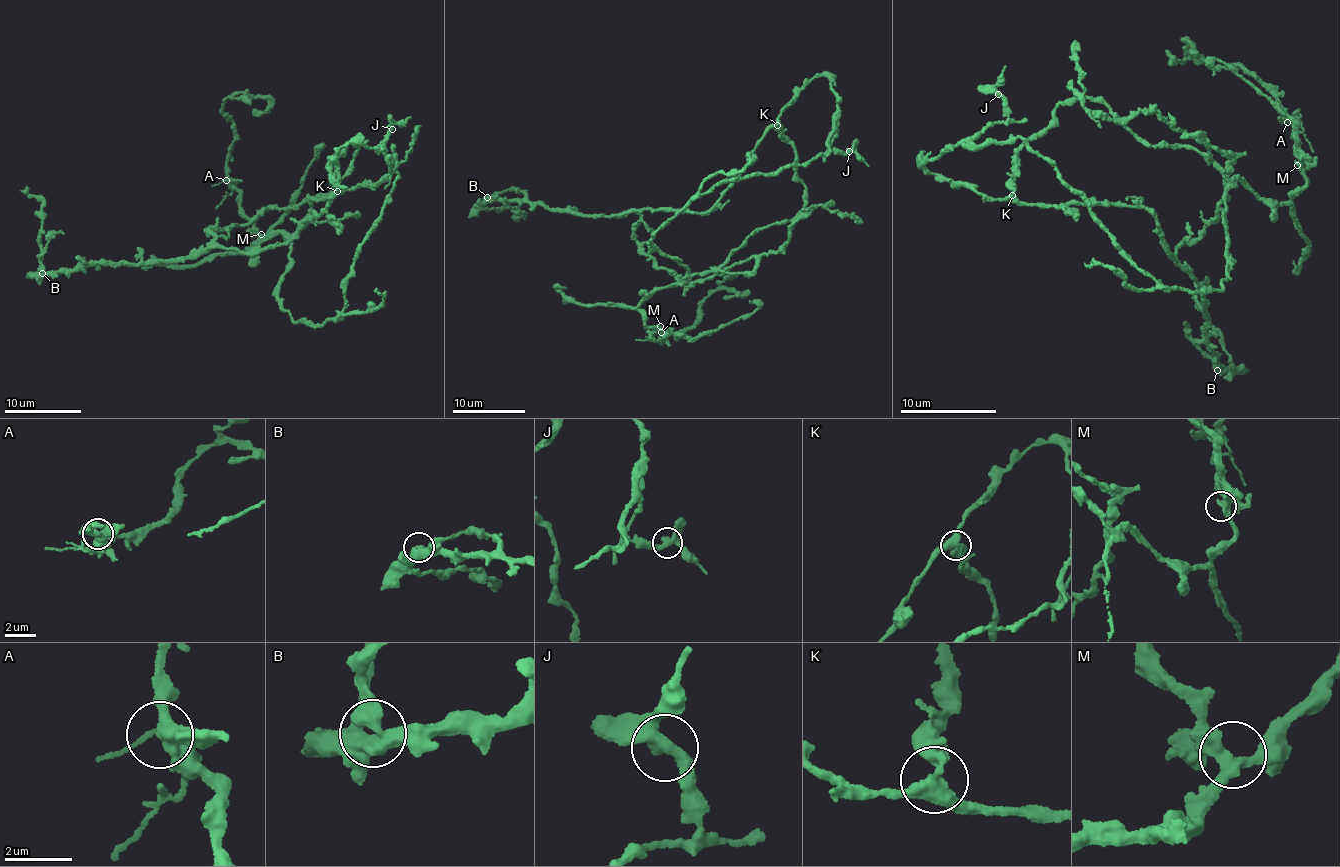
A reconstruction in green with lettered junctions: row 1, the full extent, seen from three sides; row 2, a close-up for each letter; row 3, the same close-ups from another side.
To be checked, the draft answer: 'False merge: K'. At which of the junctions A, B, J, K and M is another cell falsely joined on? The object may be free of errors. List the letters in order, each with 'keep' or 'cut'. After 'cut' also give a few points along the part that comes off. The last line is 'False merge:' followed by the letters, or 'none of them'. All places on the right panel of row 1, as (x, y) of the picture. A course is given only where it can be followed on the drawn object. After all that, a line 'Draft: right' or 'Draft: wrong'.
A: keep
B: keep
J: keep
K: cut; foreign part runs (1012, 196), (1144, 209), (1174, 256), (1224, 201), (1233, 158), (1215, 145), (1152, 109), (1091, 110), (1074, 40)
M: keep
False merge: K
Draft: right

